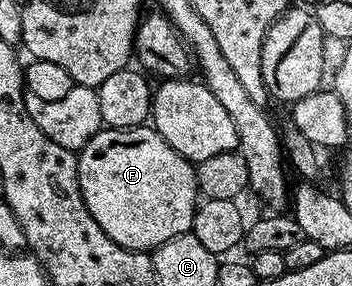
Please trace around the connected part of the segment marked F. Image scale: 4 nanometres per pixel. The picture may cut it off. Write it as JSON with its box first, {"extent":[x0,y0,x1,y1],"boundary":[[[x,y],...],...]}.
{"extent":[77,126,200,252],"boundary":[[[143,126],[140,128],[116,128],[103,127],[101,132],[96,133],[88,143],[77,153],[78,158],[78,181],[80,182],[80,190],[84,202],[88,206],[88,210],[92,214],[92,218],[96,218],[96,222],[100,226],[100,230],[104,230],[104,234],[108,234],[108,238],[112,238],[112,242],[116,242],[120,246],[124,246],[133,252],[150,252],[161,246],[164,242],[168,242],[177,236],[187,235],[193,226],[194,214],[200,205],[200,193],[198,190],[198,173],[195,165],[191,161],[185,160],[180,154],[176,154],[176,150],[172,150],[172,146],[168,146],[168,142],[164,142],[164,138],[155,132],[153,127]]]}

